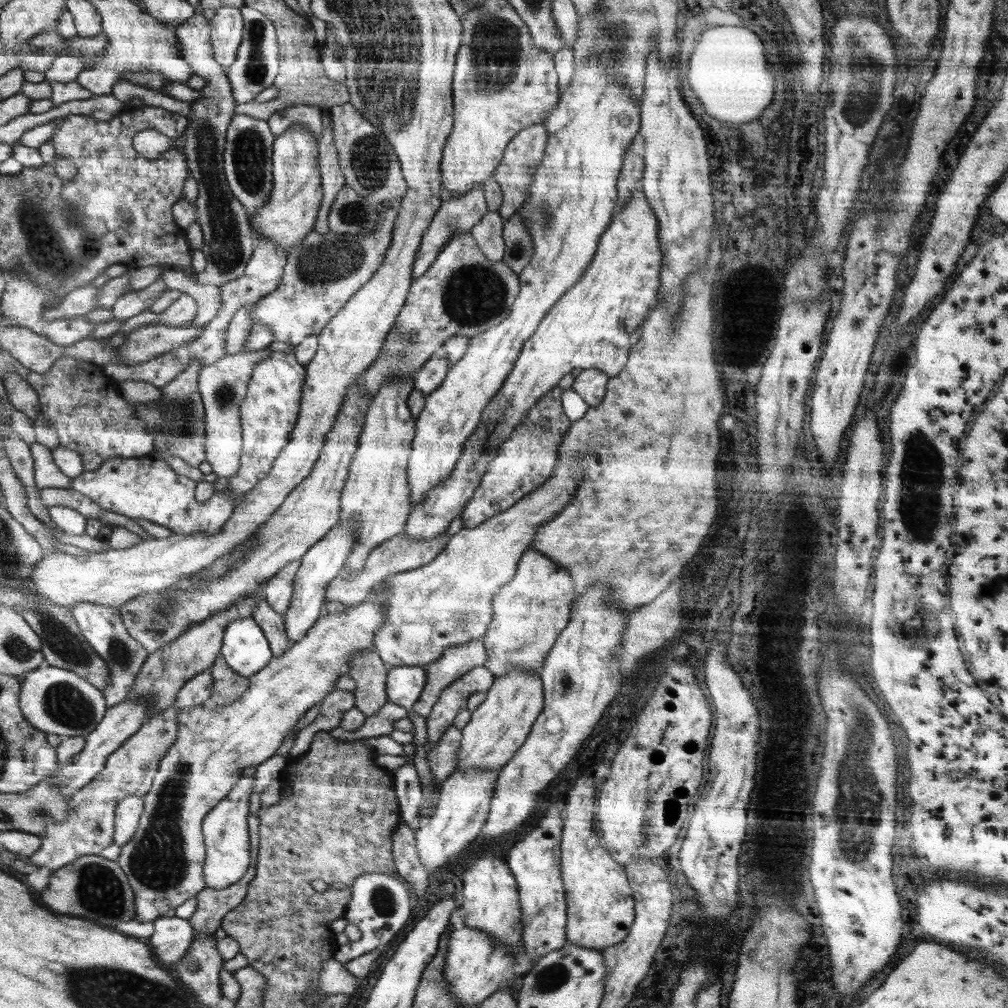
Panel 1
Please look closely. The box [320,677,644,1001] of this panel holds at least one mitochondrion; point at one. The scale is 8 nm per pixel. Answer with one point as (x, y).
(556, 974)

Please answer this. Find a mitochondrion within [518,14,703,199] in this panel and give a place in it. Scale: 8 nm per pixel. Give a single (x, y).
(616, 33)

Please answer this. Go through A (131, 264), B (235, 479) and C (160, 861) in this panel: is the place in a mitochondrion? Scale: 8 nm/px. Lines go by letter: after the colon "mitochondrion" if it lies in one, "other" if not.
A: other
B: other
C: mitochondrion

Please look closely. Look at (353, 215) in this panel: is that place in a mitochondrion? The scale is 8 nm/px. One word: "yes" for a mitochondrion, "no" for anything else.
yes

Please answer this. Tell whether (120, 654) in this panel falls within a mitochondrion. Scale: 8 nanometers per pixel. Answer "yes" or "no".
yes

